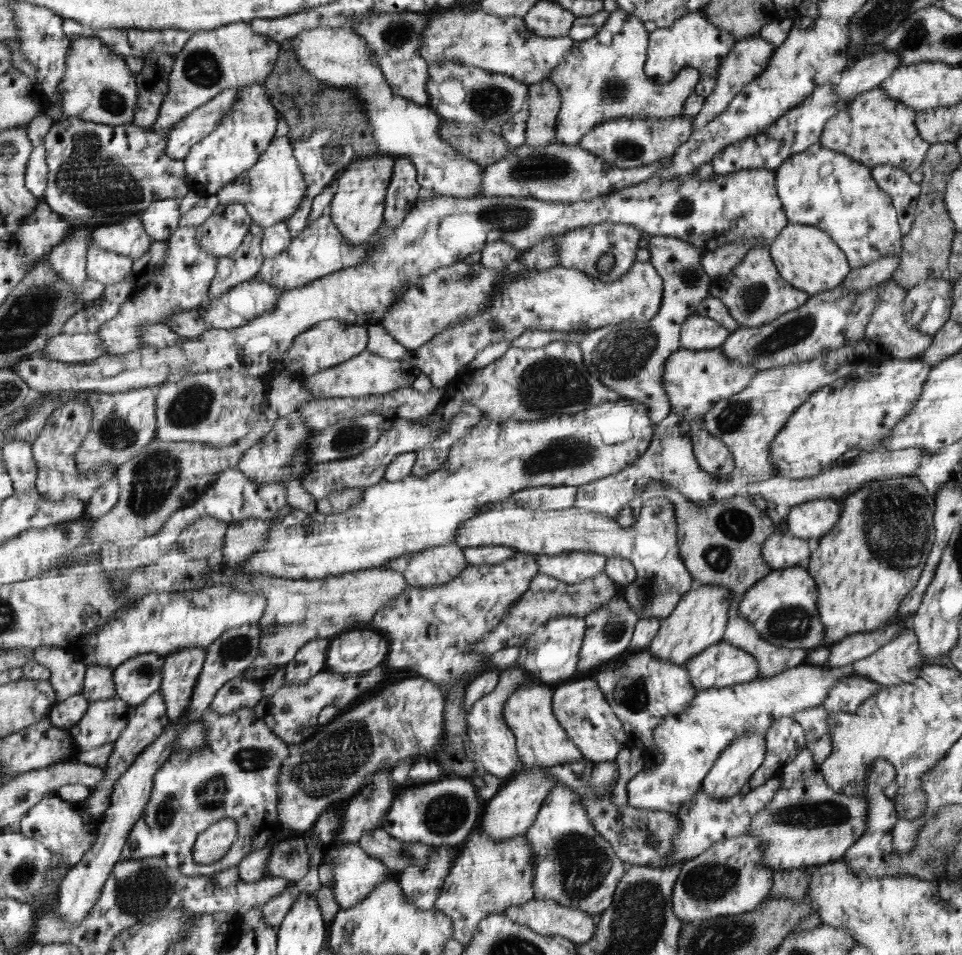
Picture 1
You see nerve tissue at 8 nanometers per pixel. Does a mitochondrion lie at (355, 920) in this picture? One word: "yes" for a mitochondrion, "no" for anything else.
yes

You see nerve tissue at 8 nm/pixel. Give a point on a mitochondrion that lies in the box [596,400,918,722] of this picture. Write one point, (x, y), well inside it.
(734, 523)

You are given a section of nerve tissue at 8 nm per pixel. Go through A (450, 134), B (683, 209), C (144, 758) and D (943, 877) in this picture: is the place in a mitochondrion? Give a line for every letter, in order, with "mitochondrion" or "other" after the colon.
A: mitochondrion
B: mitochondrion
C: other
D: other

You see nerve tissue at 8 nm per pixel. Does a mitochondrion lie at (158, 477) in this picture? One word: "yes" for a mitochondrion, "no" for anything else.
yes

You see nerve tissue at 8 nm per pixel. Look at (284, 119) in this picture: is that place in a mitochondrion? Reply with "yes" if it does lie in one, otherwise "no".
no

